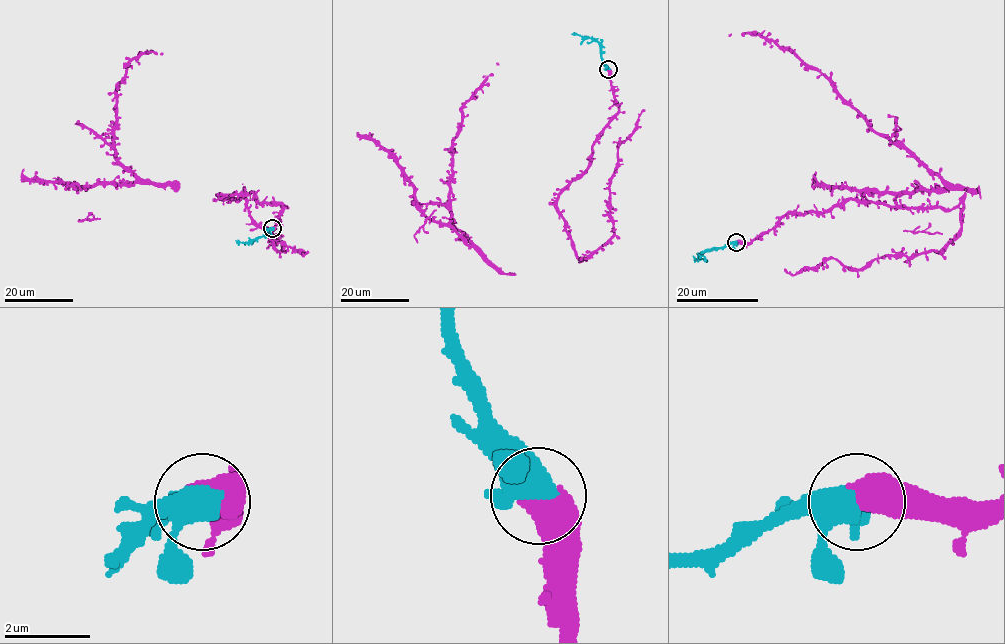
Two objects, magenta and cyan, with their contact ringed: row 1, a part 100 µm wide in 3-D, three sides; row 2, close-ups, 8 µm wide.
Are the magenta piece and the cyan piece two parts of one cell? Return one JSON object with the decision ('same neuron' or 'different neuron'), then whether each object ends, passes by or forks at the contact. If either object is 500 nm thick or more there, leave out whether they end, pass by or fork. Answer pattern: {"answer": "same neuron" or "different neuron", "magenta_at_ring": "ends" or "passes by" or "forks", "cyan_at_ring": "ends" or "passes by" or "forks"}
{"answer": "same neuron"}

